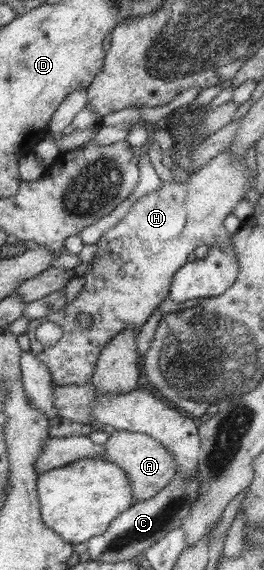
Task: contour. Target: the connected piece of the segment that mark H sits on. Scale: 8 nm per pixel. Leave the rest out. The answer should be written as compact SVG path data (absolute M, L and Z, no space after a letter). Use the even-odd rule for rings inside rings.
M225 149L210 158L210 161L202 165L201 169L194 170L186 183L161 181L156 191L150 191L138 197L126 211L126 215L116 225L104 232L95 243L96 253L89 261L92 268L83 275L85 282L76 297L65 302L59 311L29 321L24 333L29 339L29 352L48 368L54 386L82 385L90 381L98 354L106 342L122 331L140 330L140 327L158 308L158 304L167 294L174 303L180 303L198 297L216 297L234 283L238 275L237 255L233 249L231 235L224 228L223 221L246 197L247 168L244 157L232 155L230 149ZM201 244L210 249L206 257L187 263L188 255L192 254L194 249ZM80 313L86 313L91 319L91 325L88 328L80 328L77 325L76 317ZM42 321L52 321L62 329L62 335L54 345L42 347L40 343L32 343L32 331Z

